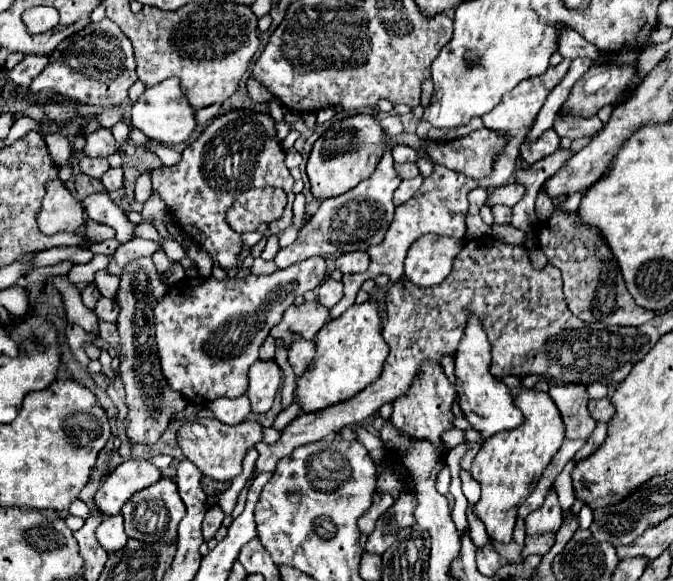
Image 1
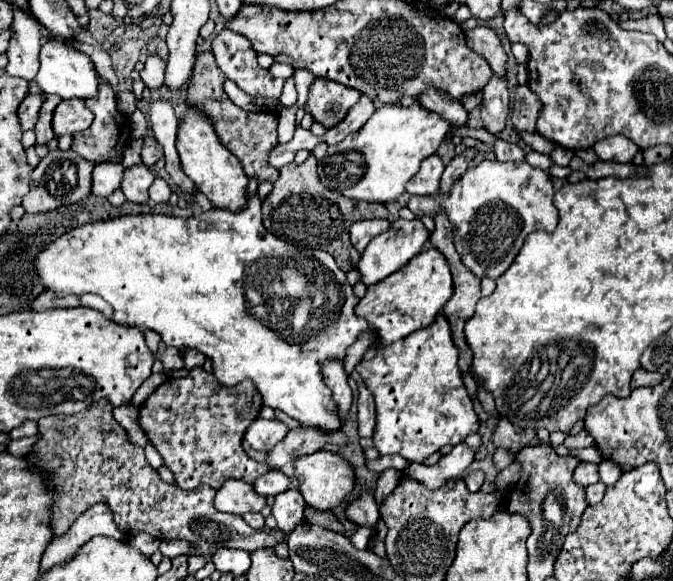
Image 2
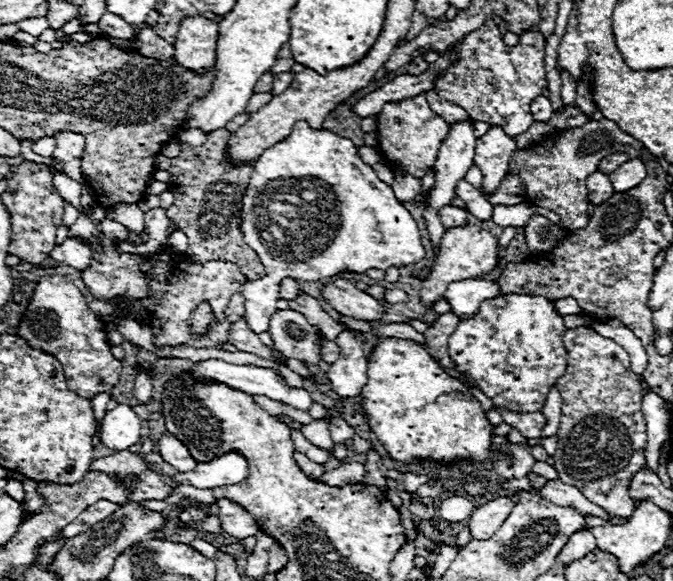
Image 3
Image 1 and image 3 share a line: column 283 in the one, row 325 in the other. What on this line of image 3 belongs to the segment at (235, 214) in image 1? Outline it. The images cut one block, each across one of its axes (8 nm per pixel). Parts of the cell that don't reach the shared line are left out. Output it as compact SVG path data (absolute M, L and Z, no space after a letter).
M200 302L196 306L196 310L192 312L190 316L190 328L192 328L192 334L198 334L198 336L204 336L208 332L208 328L214 324L214 312L210 308L208 302Z

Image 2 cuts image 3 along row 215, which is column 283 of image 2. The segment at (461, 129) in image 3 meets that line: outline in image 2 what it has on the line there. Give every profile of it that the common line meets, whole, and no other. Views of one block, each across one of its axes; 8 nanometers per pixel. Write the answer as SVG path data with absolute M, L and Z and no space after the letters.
M256 418L250 428L244 434L244 440L250 444L250 448L258 452L270 452L288 432L288 426L280 420L264 420Z

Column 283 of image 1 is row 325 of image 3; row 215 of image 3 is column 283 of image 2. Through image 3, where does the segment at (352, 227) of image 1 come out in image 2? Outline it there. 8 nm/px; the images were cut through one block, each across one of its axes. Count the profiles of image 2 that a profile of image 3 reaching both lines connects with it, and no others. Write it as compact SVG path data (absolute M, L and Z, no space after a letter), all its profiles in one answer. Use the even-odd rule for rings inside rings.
M256 192L250 198L248 210L236 214L212 208L190 218L140 214L120 216L108 222L90 222L88 226L62 234L56 242L46 246L42 254L36 256L36 272L40 274L40 282L58 296L84 292L98 294L114 308L118 324L144 330L150 328L158 332L168 346L190 346L204 352L212 360L214 376L220 384L236 386L248 378L262 394L266 406L284 410L304 426L318 426L334 432L340 428L340 420L332 418L334 404L330 402L330 390L324 384L320 370L326 360L344 362L346 348L368 330L368 322L354 314L358 296L348 284L346 274L336 266L332 254L296 248L276 238L264 228L260 206L262 200ZM282 262L284 268L300 268L300 272L308 270L310 280L322 284L314 296L314 314L300 332L294 332L292 328L294 300L284 294L282 288Z

